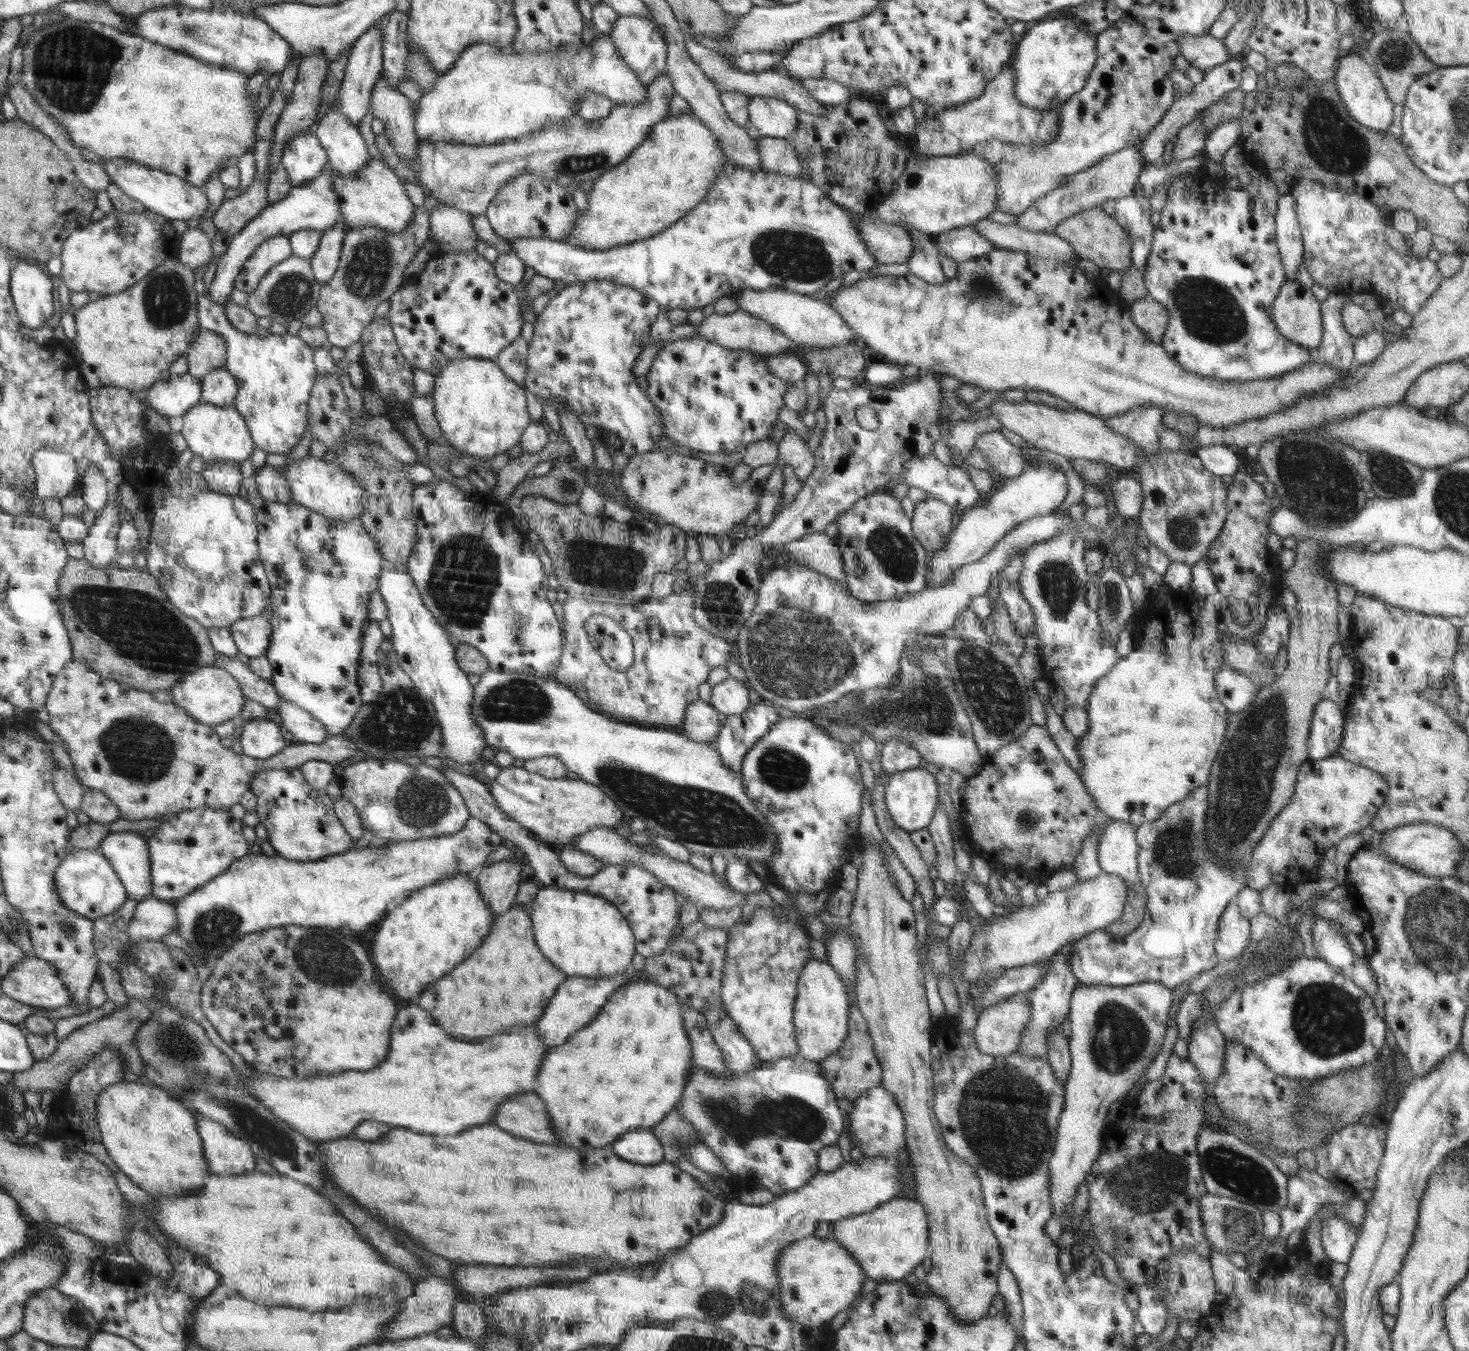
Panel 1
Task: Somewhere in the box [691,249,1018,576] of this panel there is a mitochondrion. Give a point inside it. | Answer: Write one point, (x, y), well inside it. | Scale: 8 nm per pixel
(982, 287)

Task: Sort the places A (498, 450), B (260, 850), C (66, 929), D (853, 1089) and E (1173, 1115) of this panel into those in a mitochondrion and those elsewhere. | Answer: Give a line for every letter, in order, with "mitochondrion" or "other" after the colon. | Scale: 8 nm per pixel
A: other
B: other
C: mitochondrion
D: other
E: other

